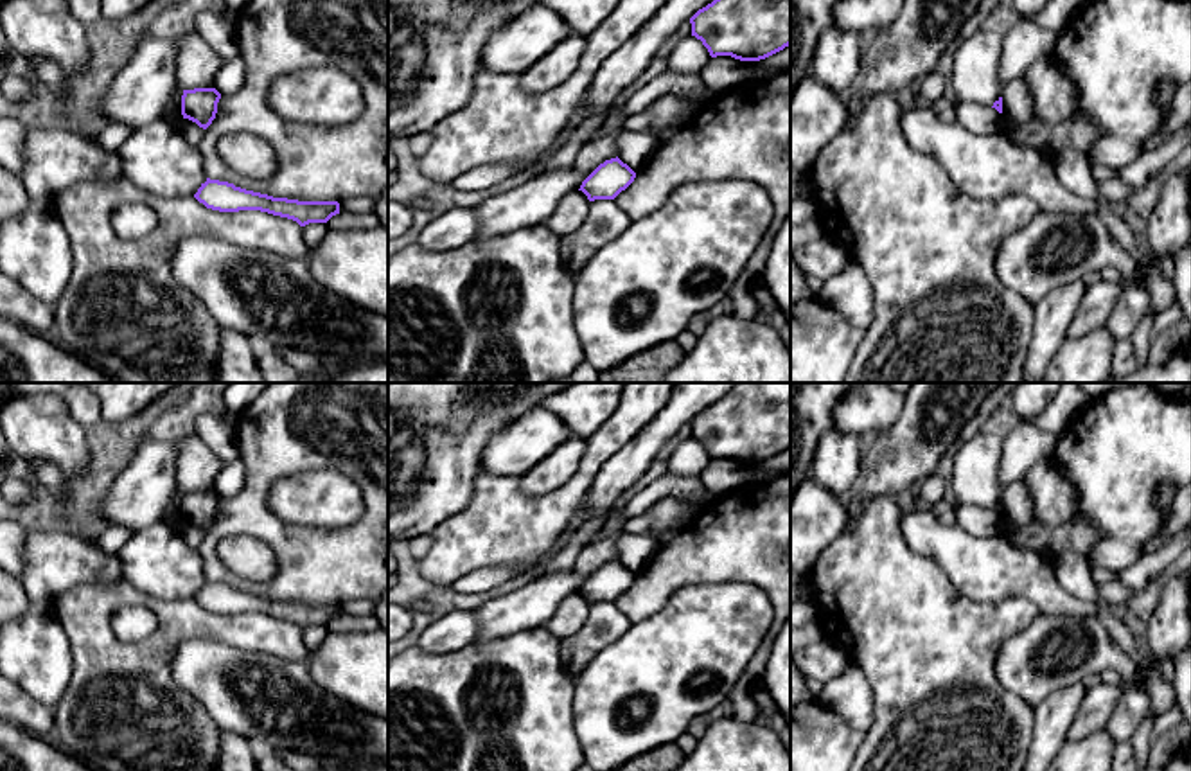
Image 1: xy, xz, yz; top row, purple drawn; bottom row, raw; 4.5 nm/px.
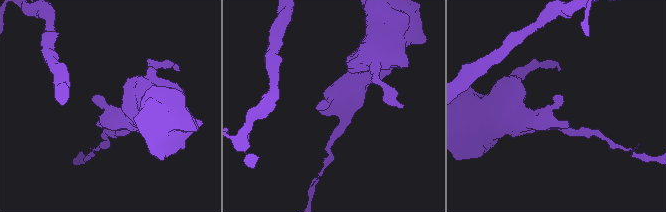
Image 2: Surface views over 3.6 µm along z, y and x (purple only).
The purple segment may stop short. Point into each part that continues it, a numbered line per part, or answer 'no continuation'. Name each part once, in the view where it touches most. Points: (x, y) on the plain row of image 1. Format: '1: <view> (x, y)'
no continuation

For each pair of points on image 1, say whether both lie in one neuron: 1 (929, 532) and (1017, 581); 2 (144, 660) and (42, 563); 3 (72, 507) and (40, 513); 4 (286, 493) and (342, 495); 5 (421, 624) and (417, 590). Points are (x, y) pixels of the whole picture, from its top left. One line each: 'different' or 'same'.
1: same
2: different
3: same
4: same
5: same

